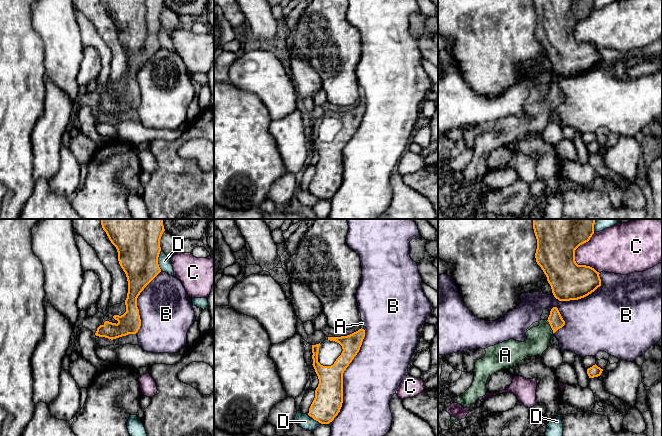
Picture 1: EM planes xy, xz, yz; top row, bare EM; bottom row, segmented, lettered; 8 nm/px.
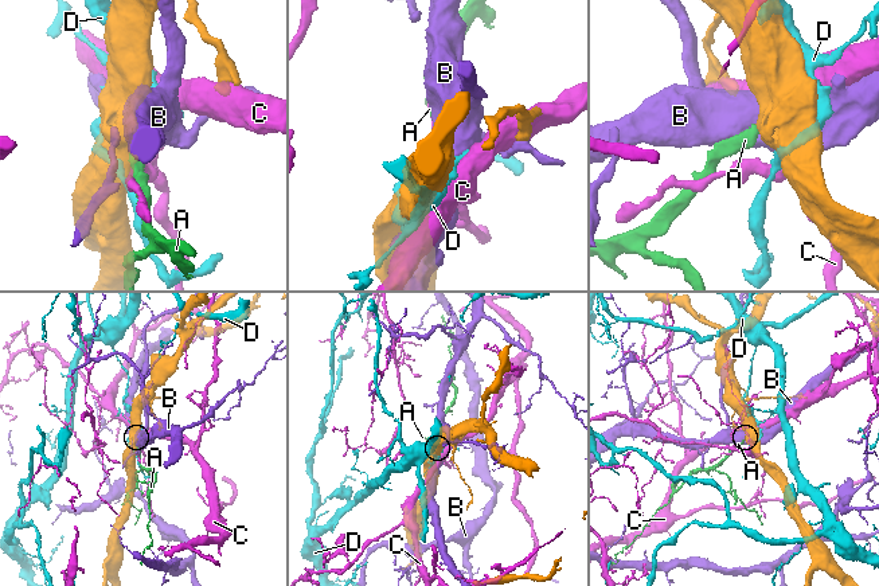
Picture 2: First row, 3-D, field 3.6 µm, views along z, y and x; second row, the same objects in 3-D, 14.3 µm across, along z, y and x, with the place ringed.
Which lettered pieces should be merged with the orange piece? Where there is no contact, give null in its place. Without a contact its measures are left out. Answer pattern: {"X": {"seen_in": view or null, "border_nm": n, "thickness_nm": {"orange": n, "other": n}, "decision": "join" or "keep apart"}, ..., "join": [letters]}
{"A": {"seen_in": "yz", "border_nm": 120, "thickness_nm": {"orange": 120, "other": 190}, "decision": "join"}, "B": {"seen_in": "xz", "border_nm": 800, "thickness_nm": {"orange": 220, "other": 440}, "decision": "keep apart"}, "C": {"seen_in": "yz", "border_nm": 340, "thickness_nm": {"orange": 400, "other": 320}, "decision": "keep apart"}, "D": {"seen_in": "xy", "border_nm": 170, "thickness_nm": {"orange": 380, "other": 100}, "decision": "keep apart"}, "join": ["A"]}

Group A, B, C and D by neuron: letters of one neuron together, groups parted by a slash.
A / B / C / D

